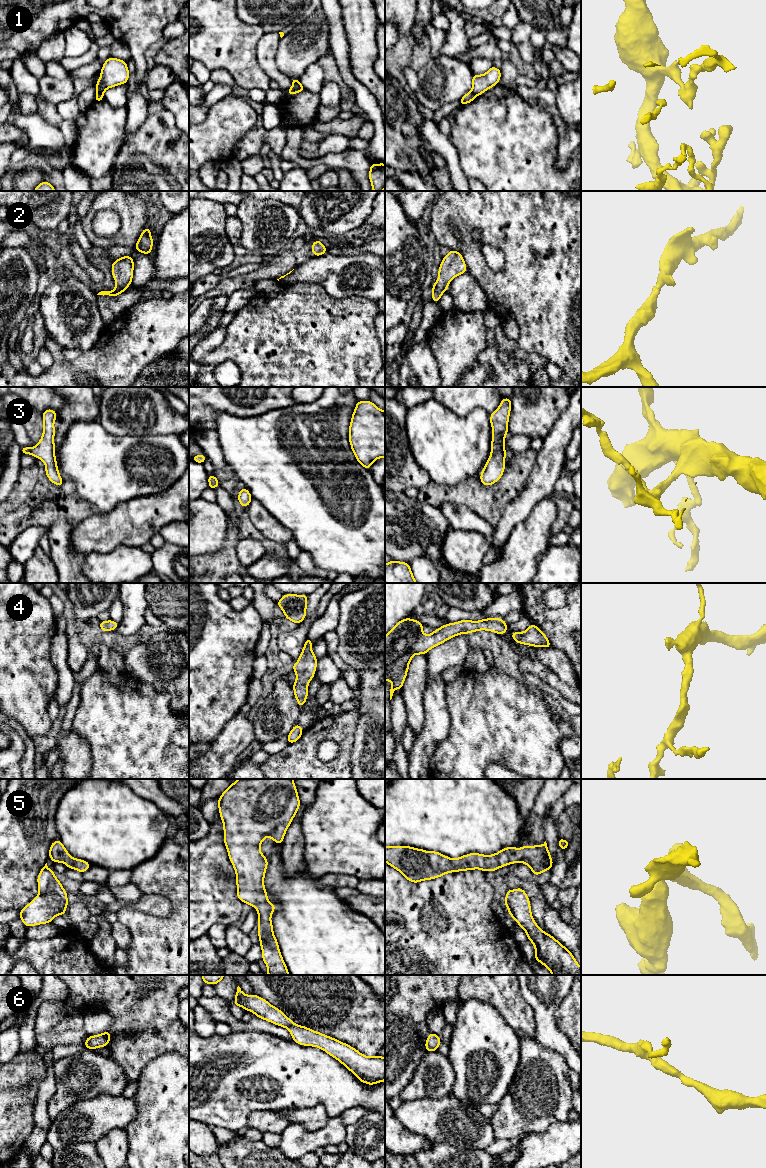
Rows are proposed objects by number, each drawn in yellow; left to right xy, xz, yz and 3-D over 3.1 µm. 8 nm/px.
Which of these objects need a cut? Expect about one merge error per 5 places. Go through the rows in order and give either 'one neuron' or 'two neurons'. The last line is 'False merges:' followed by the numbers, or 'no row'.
1: two neurons
2: one neuron
3: one neuron
4: one neuron
5: one neuron
6: one neuron
False merges: 1

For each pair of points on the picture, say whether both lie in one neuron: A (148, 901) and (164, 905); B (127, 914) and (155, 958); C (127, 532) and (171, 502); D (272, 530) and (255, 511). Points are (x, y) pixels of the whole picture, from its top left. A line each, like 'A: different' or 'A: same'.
A: same
B: same
C: same
D: same

